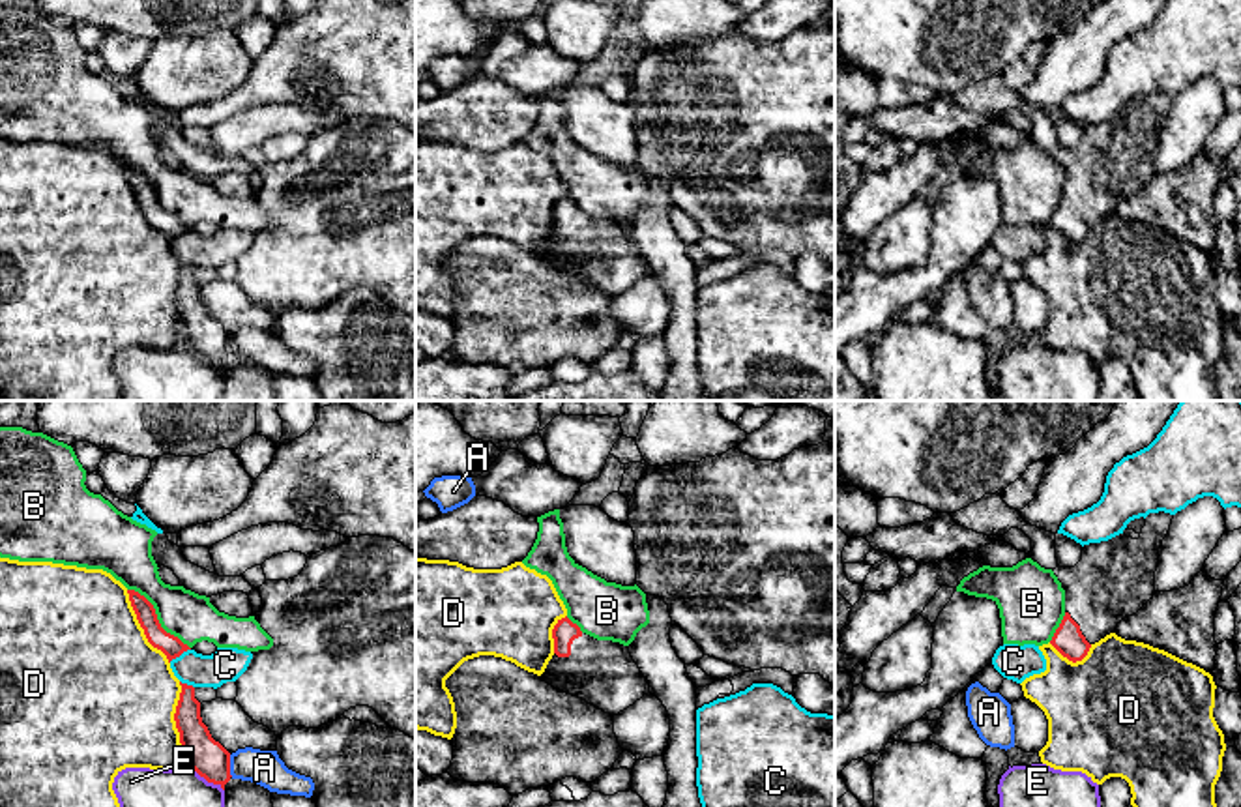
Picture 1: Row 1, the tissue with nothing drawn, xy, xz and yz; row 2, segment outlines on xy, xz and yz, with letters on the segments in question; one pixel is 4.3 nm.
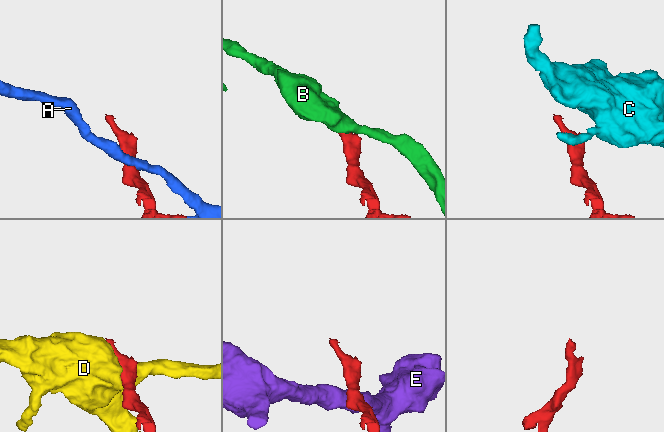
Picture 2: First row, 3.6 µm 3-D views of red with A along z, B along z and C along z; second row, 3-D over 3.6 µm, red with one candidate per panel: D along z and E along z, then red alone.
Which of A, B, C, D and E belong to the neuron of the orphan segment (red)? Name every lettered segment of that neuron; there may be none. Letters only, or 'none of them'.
none of them

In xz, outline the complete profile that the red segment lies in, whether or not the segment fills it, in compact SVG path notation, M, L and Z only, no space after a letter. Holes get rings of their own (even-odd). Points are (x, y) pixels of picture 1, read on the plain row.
M567 197L552 210L554 236L541 260L578 277L605 294L618 296L650 273L650 264L633 242L629 228L597 221Z

